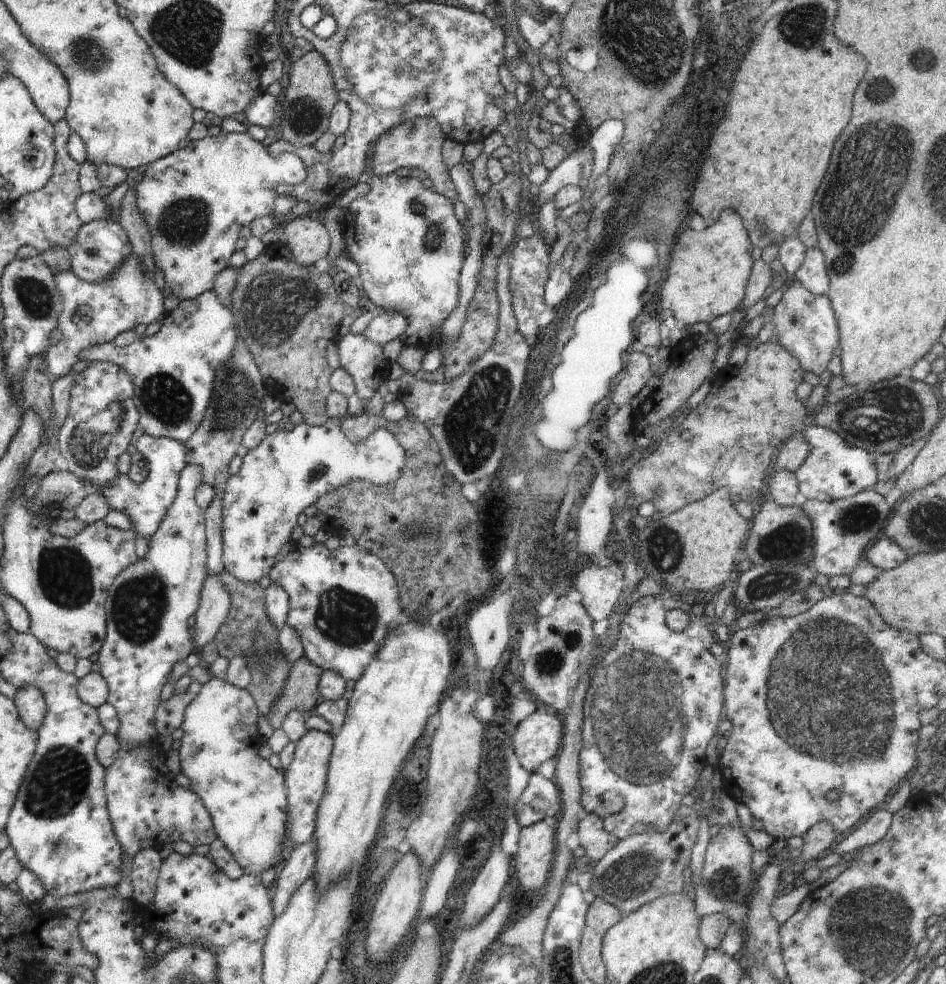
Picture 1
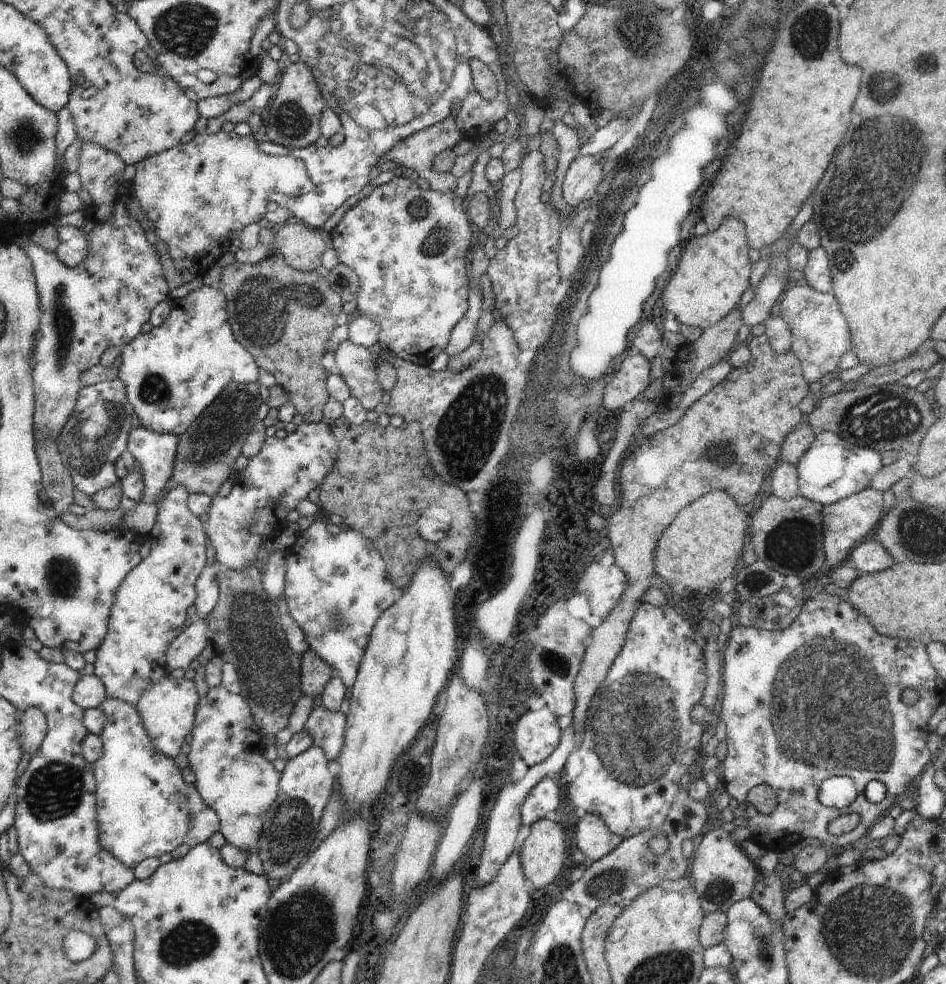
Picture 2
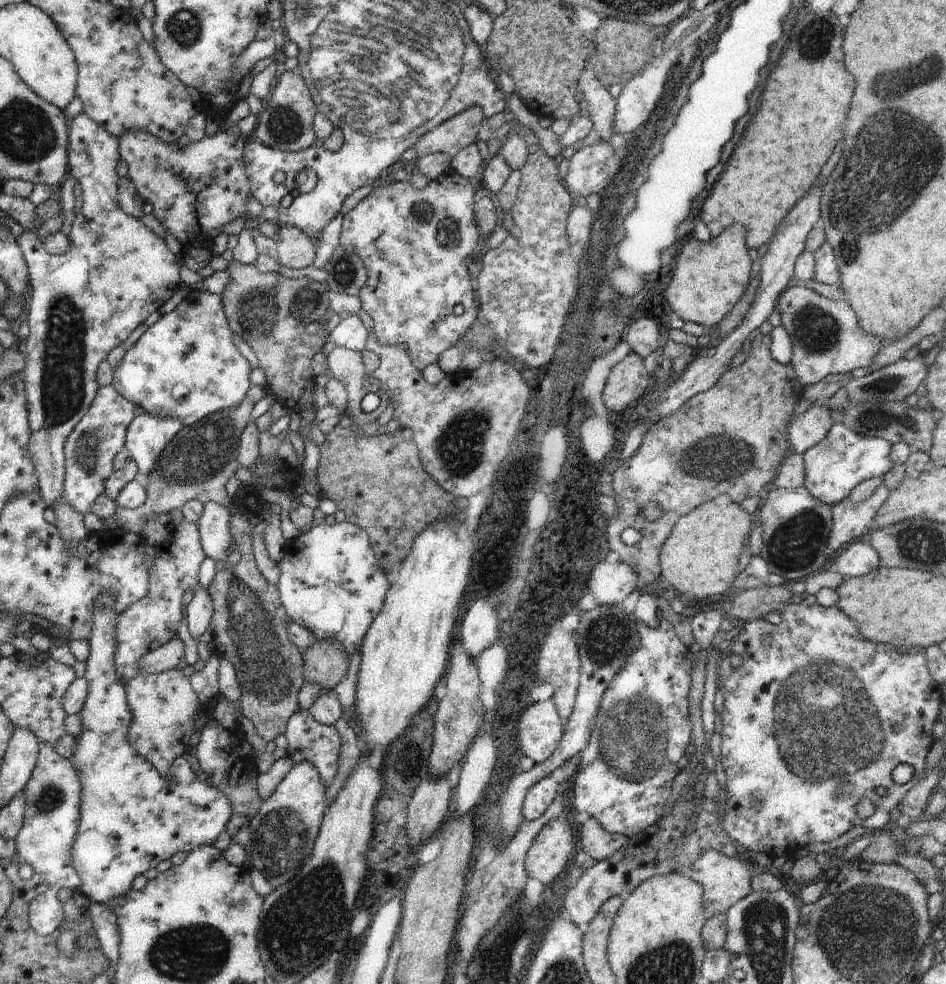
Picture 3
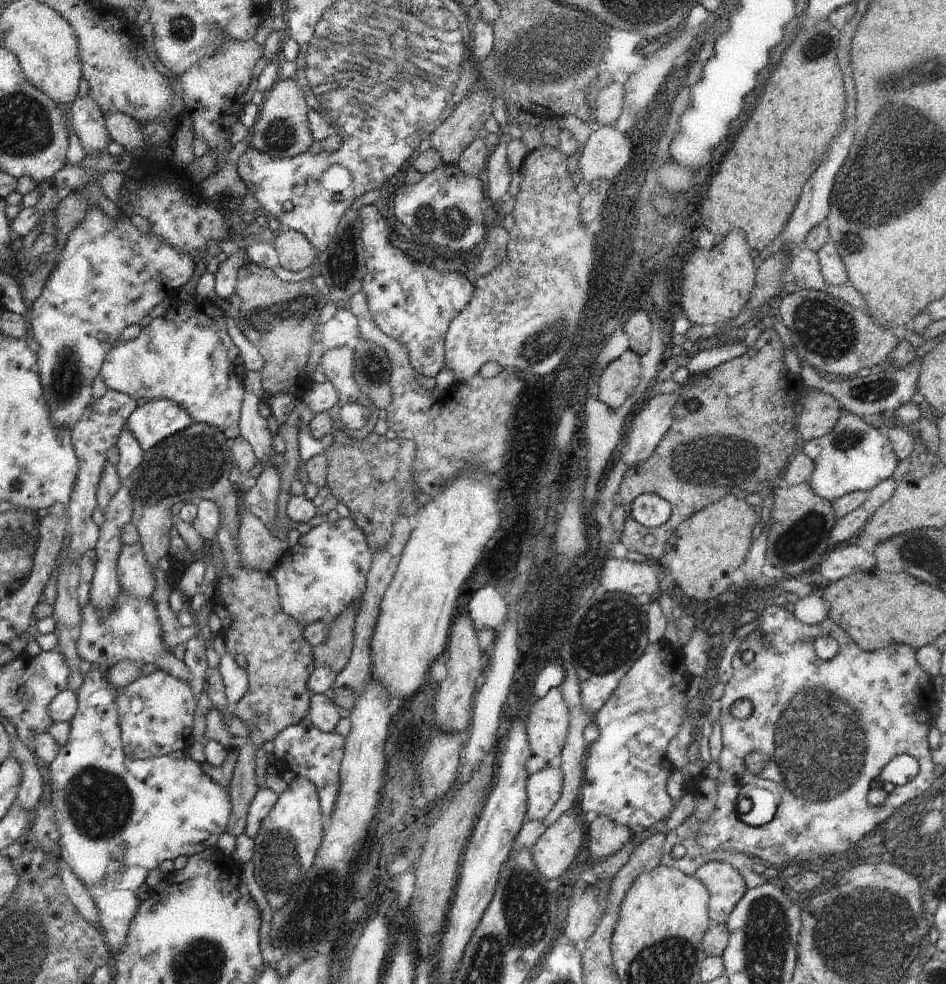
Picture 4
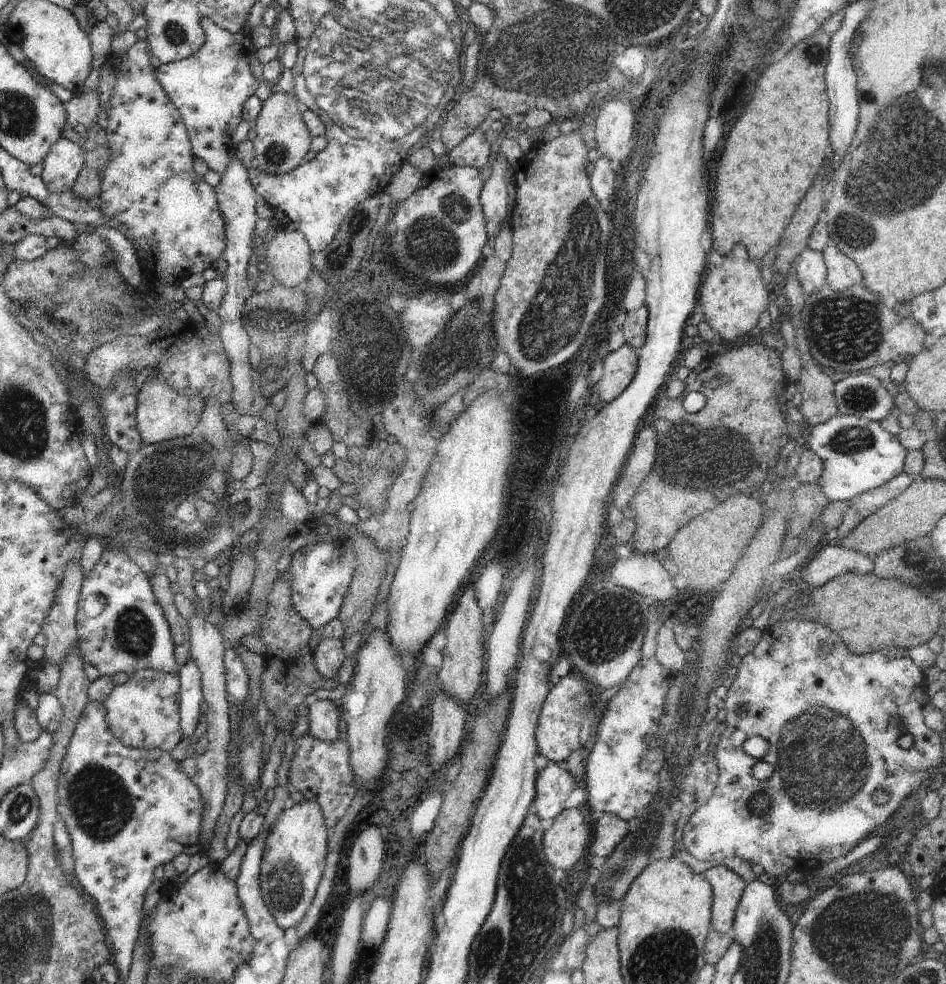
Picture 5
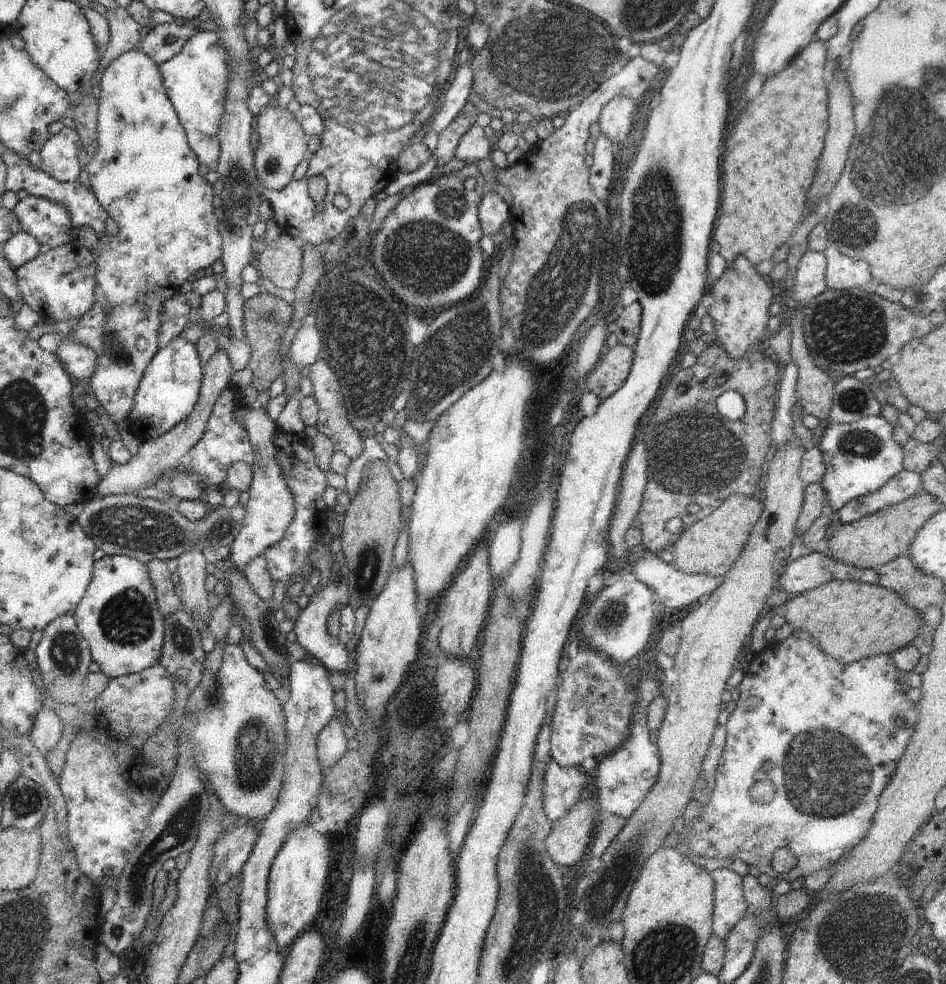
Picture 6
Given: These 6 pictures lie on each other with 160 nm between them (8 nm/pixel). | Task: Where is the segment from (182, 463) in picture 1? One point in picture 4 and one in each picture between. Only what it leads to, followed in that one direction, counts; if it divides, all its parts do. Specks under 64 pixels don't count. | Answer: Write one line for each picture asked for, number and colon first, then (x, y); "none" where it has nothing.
2: (155, 453)
3: (147, 435)
4: (149, 424)

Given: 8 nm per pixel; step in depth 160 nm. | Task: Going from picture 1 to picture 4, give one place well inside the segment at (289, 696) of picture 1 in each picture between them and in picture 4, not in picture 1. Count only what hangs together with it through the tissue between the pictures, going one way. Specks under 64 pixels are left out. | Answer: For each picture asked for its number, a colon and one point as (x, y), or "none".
2: (315, 673)
3: (324, 664)
4: (334, 653)

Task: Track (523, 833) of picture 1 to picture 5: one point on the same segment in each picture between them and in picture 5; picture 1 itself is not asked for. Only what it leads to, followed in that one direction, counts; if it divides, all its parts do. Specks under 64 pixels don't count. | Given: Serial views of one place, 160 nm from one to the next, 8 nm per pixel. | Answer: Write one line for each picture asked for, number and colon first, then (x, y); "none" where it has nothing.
2: (543, 853)
3: (550, 852)
4: (552, 854)
5: (564, 842)

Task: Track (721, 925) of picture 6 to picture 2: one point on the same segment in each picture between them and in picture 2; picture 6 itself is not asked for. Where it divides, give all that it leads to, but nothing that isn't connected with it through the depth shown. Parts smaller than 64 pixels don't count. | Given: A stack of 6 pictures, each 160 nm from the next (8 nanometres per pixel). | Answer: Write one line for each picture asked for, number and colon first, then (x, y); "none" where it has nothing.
2: (722, 873)
3: (724, 880)
4: (726, 887)
5: (727, 886)

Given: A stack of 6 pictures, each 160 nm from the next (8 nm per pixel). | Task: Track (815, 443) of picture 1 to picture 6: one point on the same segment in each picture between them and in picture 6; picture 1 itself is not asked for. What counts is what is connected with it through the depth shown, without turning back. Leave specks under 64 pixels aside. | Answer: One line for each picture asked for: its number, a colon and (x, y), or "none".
2: (832, 469)
3: (832, 468)
4: (855, 456)
5: (857, 455)
6: (860, 457)

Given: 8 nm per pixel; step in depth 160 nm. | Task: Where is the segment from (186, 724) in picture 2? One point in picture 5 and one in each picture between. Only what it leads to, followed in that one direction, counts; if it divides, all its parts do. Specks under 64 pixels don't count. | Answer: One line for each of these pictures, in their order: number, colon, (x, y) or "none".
3: (164, 705)
4: (156, 712)
5: (143, 713)

